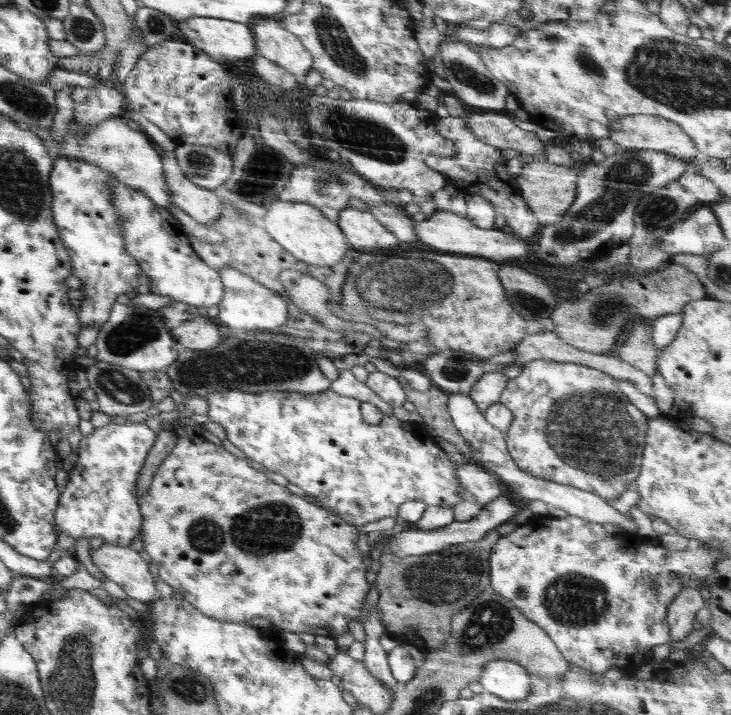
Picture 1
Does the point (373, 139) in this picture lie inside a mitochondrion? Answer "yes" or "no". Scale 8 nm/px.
yes

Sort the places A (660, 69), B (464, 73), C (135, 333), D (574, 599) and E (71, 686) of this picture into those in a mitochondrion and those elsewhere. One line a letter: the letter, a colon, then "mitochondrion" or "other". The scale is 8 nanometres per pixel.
A: mitochondrion
B: mitochondrion
C: mitochondrion
D: mitochondrion
E: mitochondrion

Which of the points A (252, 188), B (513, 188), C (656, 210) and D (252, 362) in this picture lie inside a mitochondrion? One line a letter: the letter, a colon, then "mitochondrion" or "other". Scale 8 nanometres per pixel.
A: other
B: other
C: mitochondrion
D: mitochondrion

